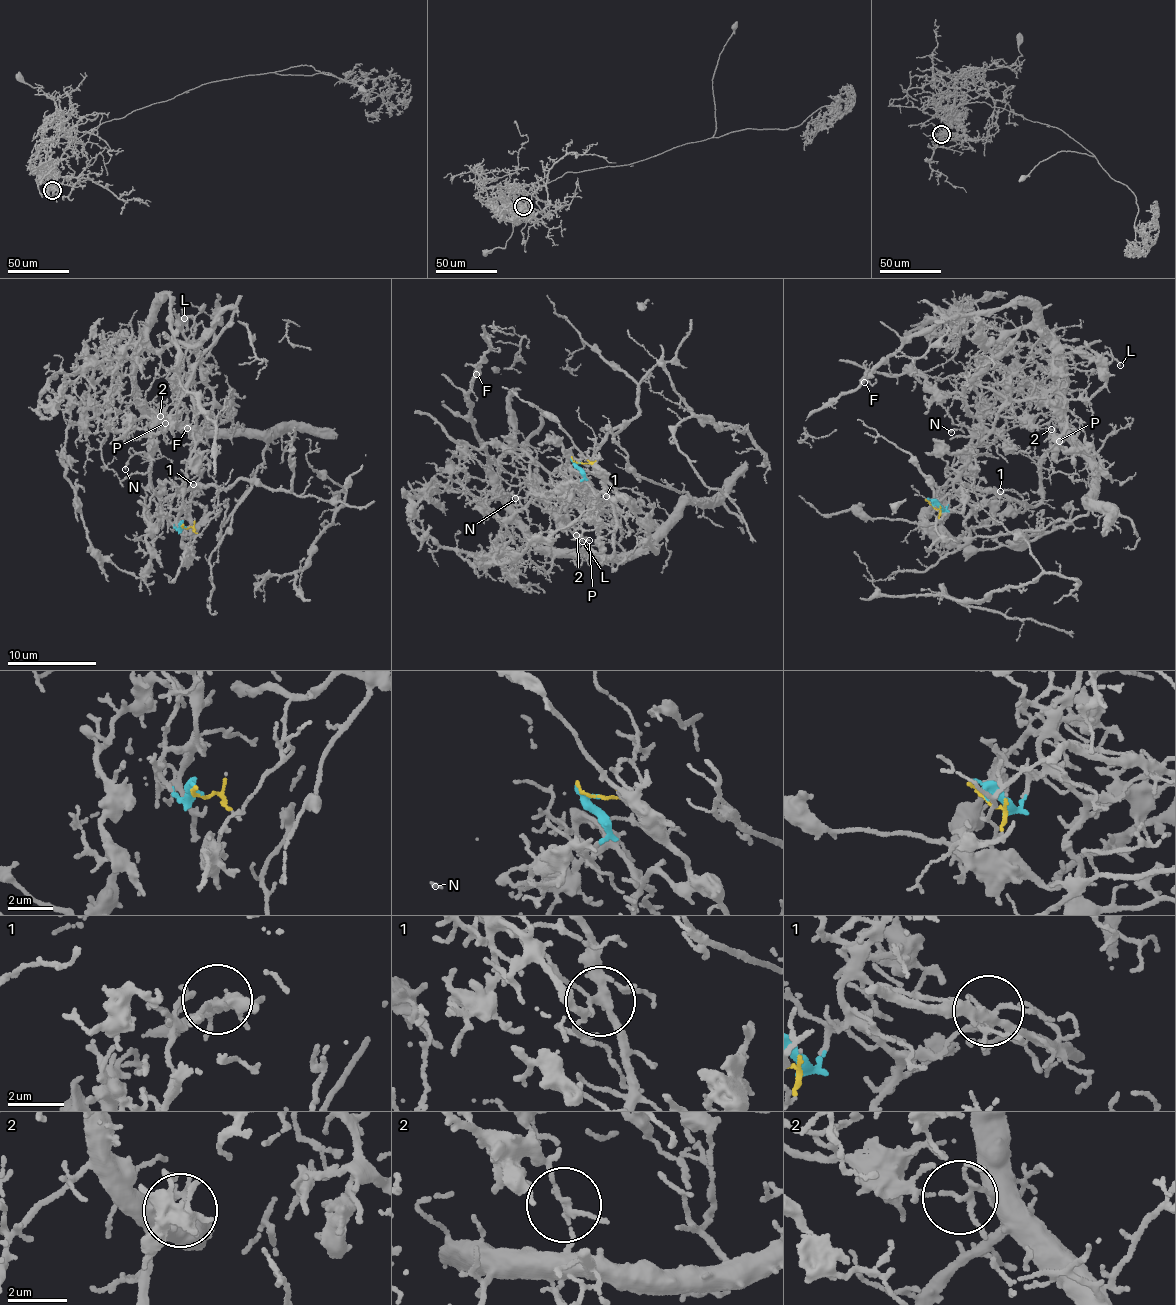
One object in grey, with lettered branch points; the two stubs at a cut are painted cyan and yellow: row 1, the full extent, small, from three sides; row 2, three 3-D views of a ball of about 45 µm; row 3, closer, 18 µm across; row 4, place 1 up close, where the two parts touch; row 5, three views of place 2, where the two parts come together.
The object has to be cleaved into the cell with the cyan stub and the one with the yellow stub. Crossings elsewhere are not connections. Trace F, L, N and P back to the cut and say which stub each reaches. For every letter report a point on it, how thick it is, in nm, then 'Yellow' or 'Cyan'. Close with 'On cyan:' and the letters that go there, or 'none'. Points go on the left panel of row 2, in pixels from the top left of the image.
F: Place: (187, 428). Thickness 120 nm. Yellow
L: Place: (184, 318). Thickness 130 nm. Cyan
N: Place: (125, 469). Thickness 130 nm. Cyan
P: Place: (165, 423). Thickness 120 nm. Cyan
On cyan: L, N, P

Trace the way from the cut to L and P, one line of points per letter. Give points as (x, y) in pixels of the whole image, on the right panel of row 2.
L: (932, 504), (948, 507), (958, 495), (954, 477), (1009, 401), (1058, 388), (1056, 353), (1108, 354), (1120, 365)
P: (932, 504), (948, 507), (958, 495), (954, 477), (1004, 401), (970, 384), (969, 414), (1030, 421), (1060, 441)

